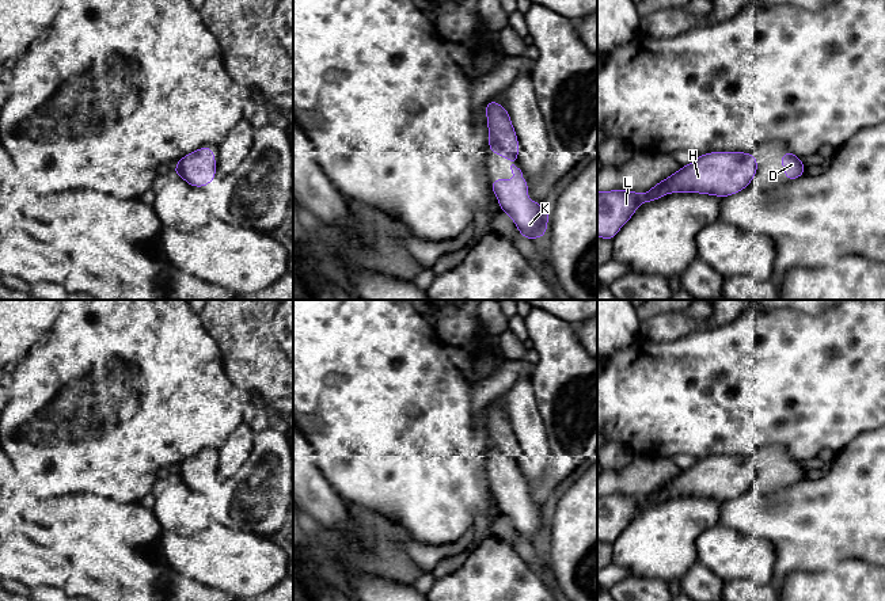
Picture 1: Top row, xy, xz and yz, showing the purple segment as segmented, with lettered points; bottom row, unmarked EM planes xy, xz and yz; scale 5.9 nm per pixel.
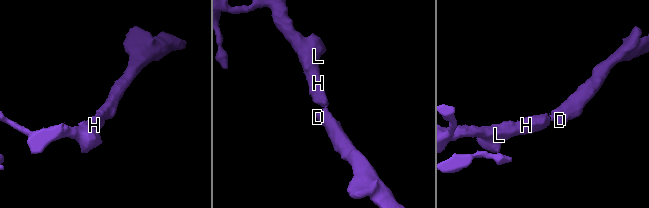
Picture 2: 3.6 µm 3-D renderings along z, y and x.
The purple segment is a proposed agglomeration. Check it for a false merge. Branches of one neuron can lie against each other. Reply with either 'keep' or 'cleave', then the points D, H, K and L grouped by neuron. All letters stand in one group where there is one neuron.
keep | D H K L

